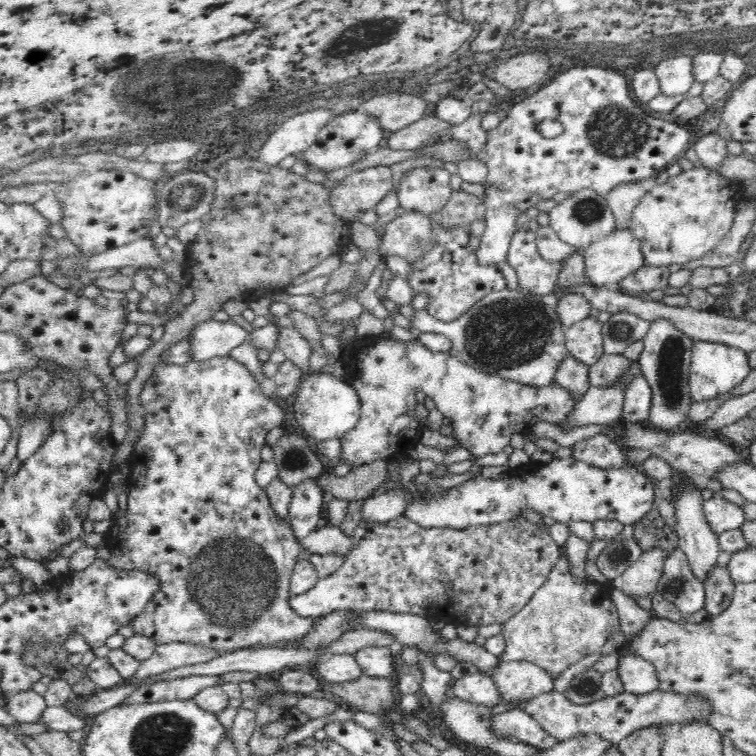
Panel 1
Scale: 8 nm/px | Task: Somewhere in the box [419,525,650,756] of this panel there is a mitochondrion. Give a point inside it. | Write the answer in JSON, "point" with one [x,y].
{"point":[583,688]}

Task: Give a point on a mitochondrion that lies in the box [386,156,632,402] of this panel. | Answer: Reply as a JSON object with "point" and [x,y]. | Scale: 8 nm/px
{"point":[507,334]}

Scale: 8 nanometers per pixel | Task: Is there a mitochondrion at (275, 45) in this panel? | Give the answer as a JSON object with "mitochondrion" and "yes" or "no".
{"mitochondrion":"no"}

